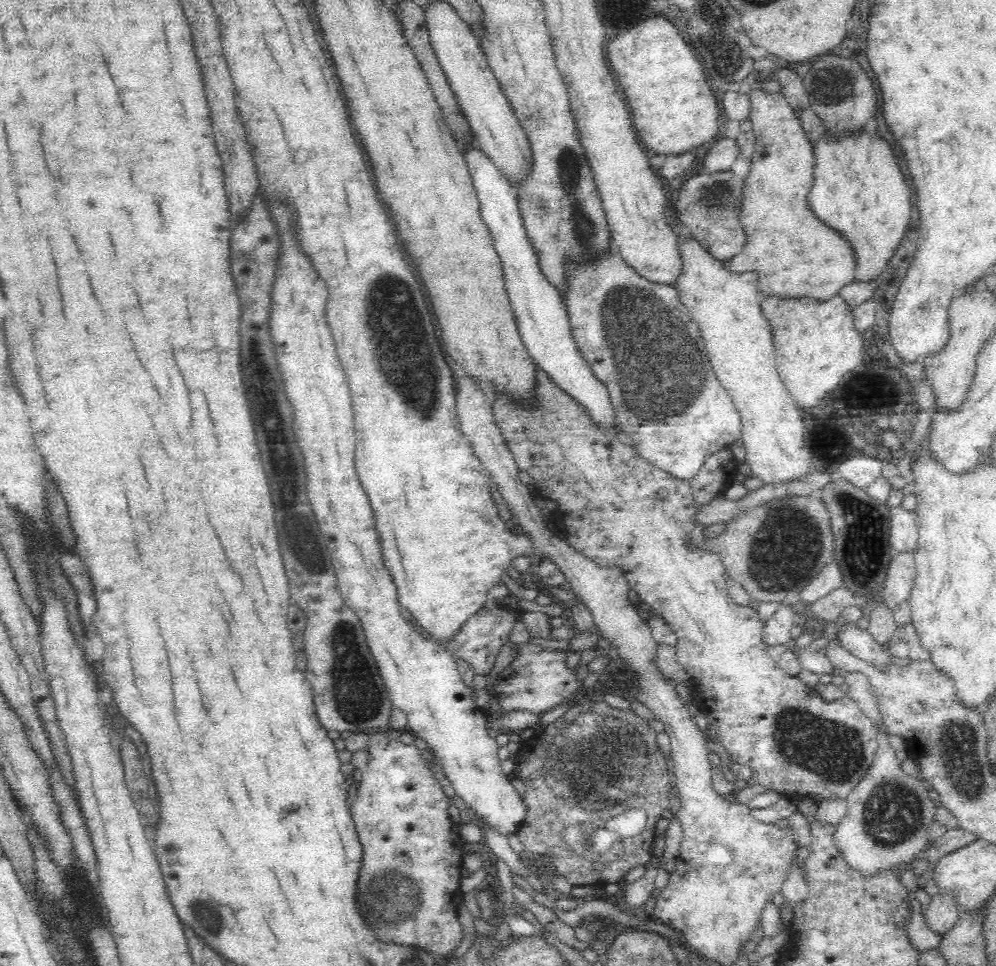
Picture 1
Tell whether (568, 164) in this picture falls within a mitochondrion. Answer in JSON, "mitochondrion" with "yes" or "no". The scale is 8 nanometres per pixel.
{"mitochondrion":"yes"}

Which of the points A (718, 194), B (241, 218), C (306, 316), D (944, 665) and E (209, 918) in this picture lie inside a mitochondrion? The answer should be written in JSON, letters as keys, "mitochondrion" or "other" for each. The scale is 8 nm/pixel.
{"A":"mitochondrion","B":"other","C":"other","D":"other","E":"mitochondrion"}

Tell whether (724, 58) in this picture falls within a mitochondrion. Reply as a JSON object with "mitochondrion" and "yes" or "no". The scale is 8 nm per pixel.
{"mitochondrion":"yes"}

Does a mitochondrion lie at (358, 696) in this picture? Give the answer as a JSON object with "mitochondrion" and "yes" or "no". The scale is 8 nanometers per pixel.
{"mitochondrion":"yes"}

